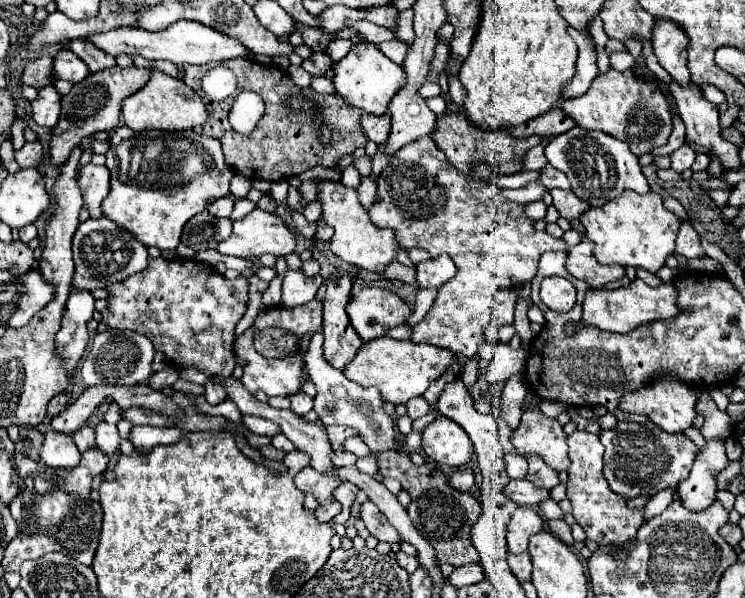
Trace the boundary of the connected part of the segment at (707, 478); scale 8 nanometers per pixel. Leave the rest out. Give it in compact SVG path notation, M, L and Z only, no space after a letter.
M724 438L706 440L704 448L698 452L690 476L680 482L678 496L686 508L698 512L708 508L716 500L716 476L728 466L724 452Z

